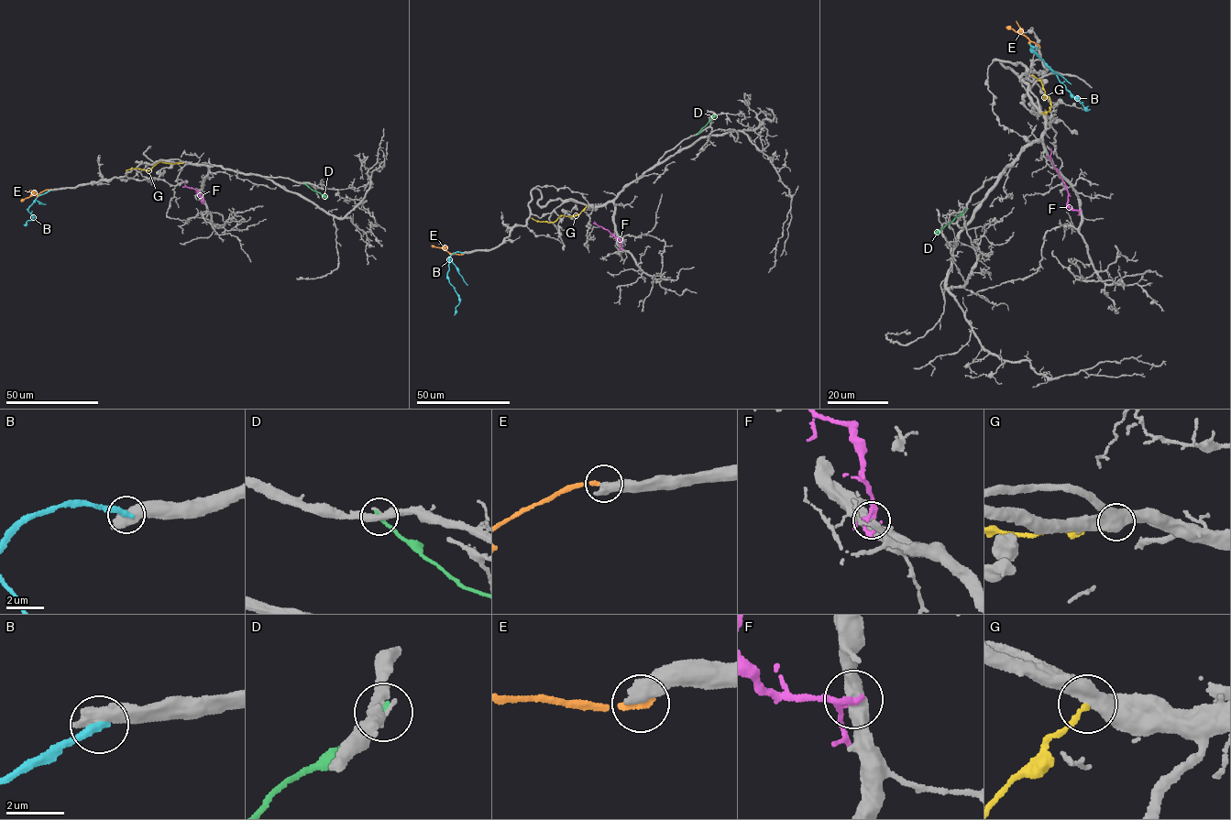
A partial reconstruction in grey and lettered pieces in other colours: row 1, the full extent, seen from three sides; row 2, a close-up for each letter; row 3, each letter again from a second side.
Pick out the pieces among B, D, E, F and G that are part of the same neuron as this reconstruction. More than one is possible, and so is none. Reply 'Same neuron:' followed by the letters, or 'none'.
Same neuron: none

